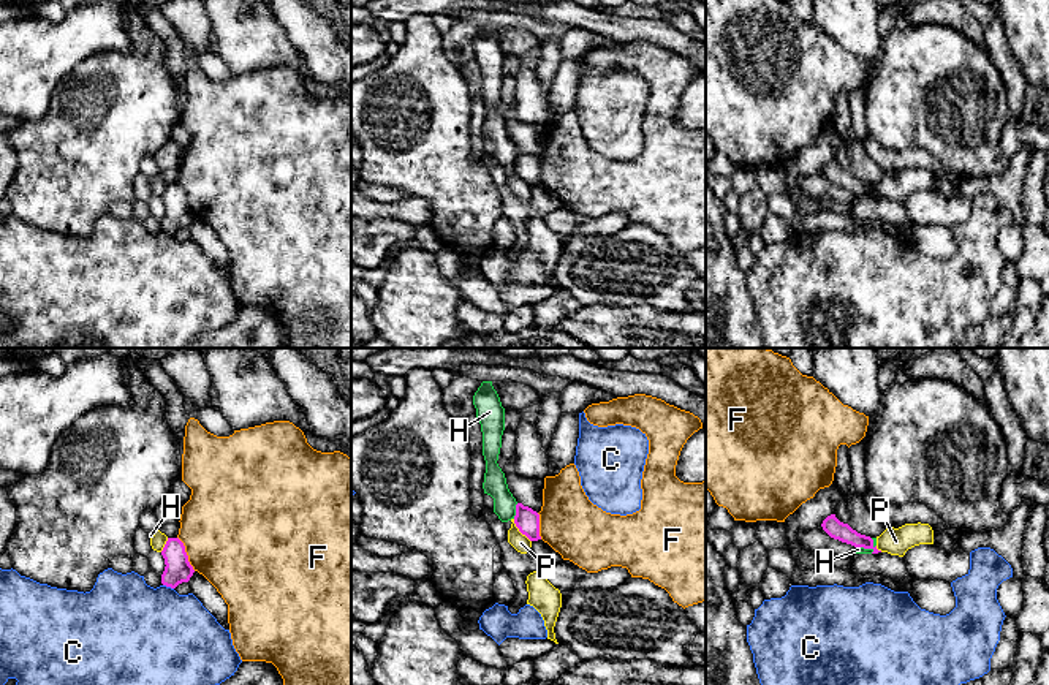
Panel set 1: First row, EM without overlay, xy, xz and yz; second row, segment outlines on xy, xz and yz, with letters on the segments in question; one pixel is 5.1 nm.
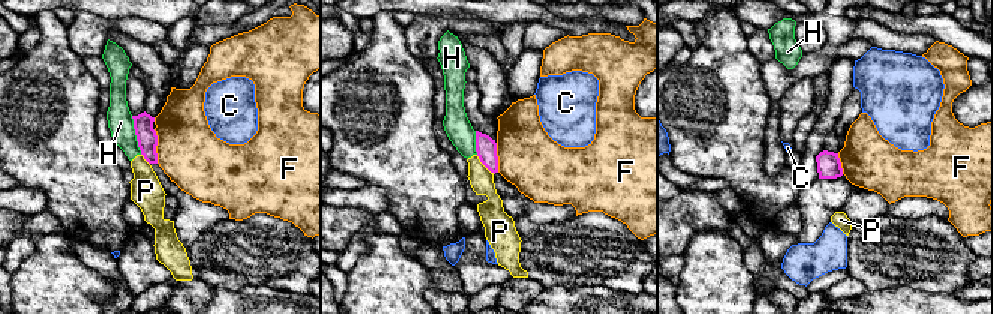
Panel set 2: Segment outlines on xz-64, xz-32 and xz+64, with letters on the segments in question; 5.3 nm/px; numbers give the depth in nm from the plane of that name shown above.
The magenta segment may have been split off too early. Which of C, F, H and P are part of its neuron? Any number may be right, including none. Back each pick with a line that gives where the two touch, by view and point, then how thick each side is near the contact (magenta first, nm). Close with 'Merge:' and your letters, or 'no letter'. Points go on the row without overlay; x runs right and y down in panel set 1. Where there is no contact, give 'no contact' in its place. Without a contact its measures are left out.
Merge: no letter

